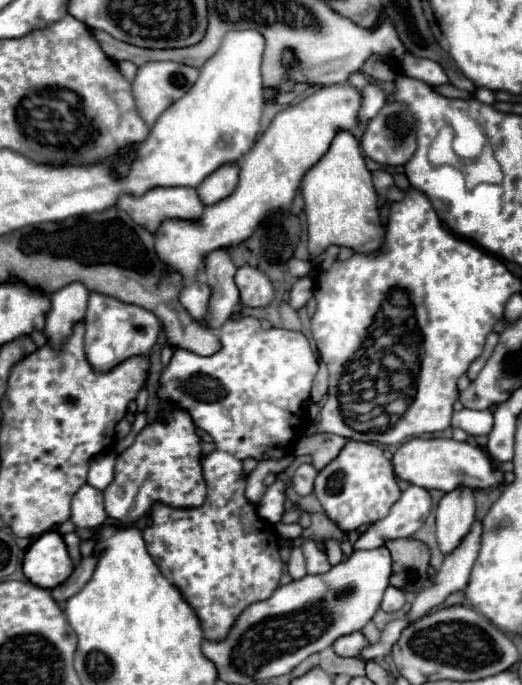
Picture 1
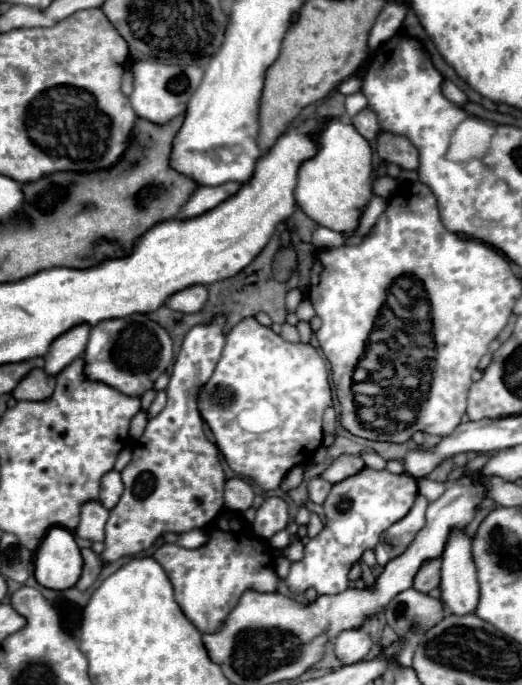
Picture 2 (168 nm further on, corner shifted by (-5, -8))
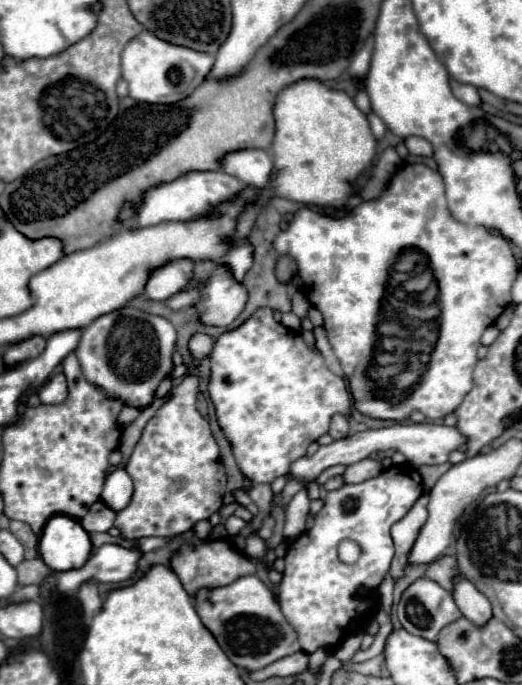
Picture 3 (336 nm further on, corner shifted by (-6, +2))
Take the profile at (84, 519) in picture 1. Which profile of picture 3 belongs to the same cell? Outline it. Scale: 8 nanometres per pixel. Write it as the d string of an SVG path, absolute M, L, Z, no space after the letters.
M95 502L87 516L81 518L81 526L87 532L107 532L113 526L115 520L115 512L111 508L107 508L103 502Z

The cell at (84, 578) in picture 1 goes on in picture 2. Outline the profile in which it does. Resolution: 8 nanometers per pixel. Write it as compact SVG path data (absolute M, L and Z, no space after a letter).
M216 314L212 318L212 322L194 326L182 342L182 348L174 362L170 384L166 388L168 402L166 402L164 410L148 422L144 434L140 436L140 440L132 452L130 464L120 472L122 482L124 482L124 492L122 492L122 498L118 500L118 504L114 506L114 510L110 510L110 518L106 522L104 552L100 554L100 562L104 566L116 562L118 558L122 558L126 554L138 554L140 550L150 548L162 532L182 534L182 532L190 532L196 528L206 528L208 524L212 524L216 520L216 516L224 508L226 478L224 478L224 472L222 472L222 466L218 460L218 448L206 438L204 422L200 418L198 404L196 404L198 388L212 376L214 366L220 360L224 340L226 340L224 330L222 330L224 324L226 324L226 314Z

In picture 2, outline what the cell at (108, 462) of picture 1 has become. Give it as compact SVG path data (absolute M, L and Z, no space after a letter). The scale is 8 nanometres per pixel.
M110 470L102 476L102 484L100 484L100 502L110 510L114 508L114 504L118 502L120 494L124 490L124 484L120 480L120 474L116 470Z

